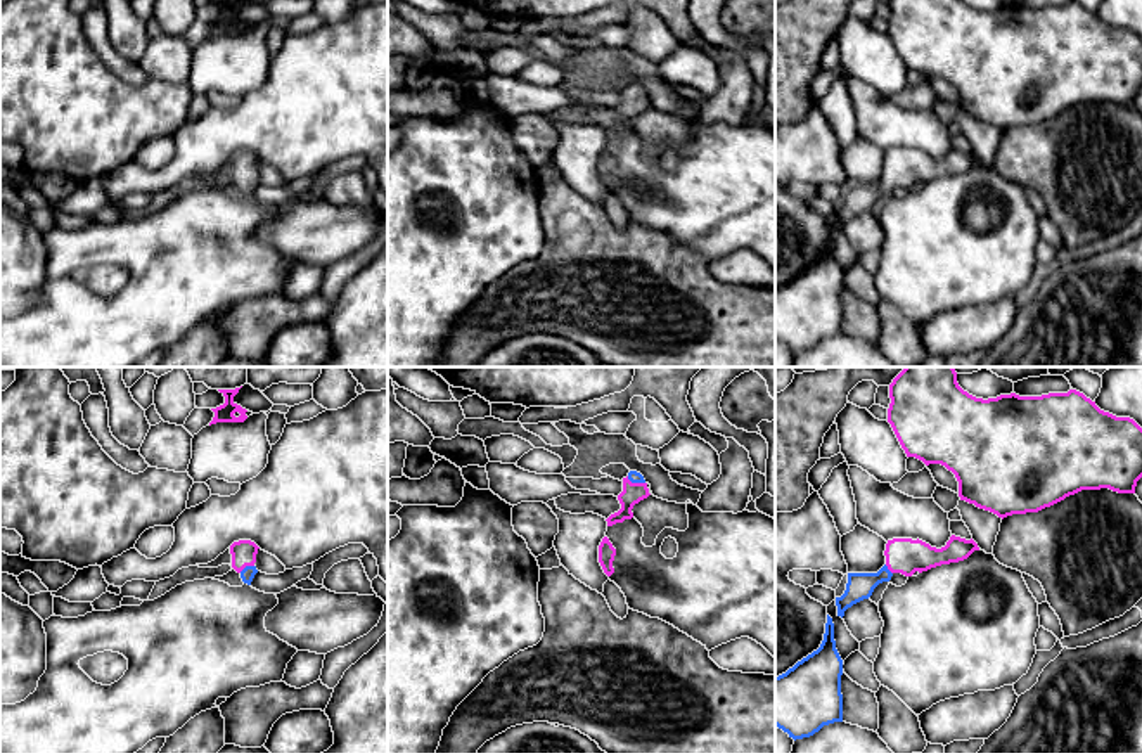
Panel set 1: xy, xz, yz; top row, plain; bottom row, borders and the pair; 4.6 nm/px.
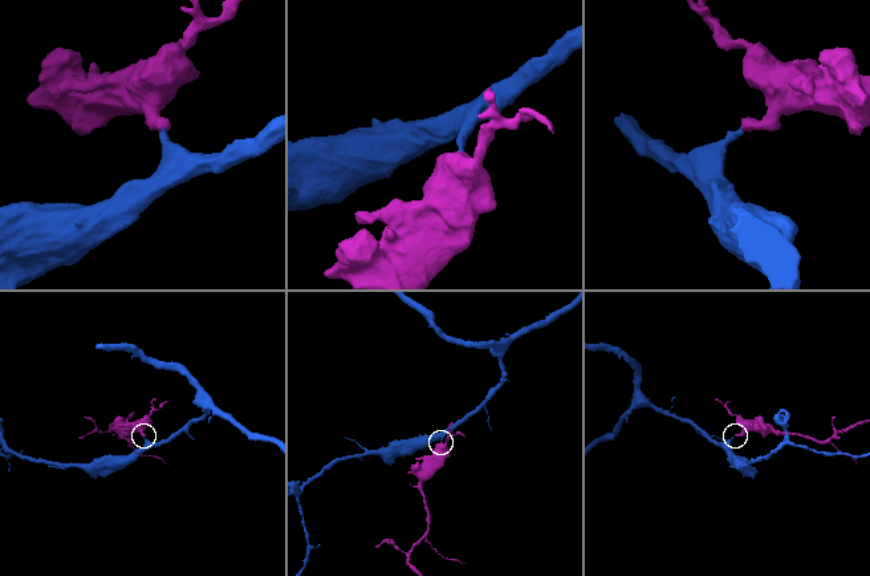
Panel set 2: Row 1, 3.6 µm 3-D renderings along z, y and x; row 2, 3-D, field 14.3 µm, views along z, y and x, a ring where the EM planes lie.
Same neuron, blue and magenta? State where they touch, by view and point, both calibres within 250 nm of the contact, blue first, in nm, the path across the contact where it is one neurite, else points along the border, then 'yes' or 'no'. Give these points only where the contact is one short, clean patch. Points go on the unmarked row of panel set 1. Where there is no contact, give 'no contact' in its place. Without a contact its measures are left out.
contact xy (246, 179); calibres 70 and 110 nm; way xy (248, 186), (246, 179), (243, 165); yes

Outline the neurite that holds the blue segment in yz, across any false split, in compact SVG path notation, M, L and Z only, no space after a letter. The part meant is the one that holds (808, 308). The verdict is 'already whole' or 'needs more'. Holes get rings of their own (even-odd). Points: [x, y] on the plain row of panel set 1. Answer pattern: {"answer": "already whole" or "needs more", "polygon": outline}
{"answer": "already whole", "polygon": "M827 227L820 260L775 289L775 338L796 353L843 334L841 287L843 272Z"}

